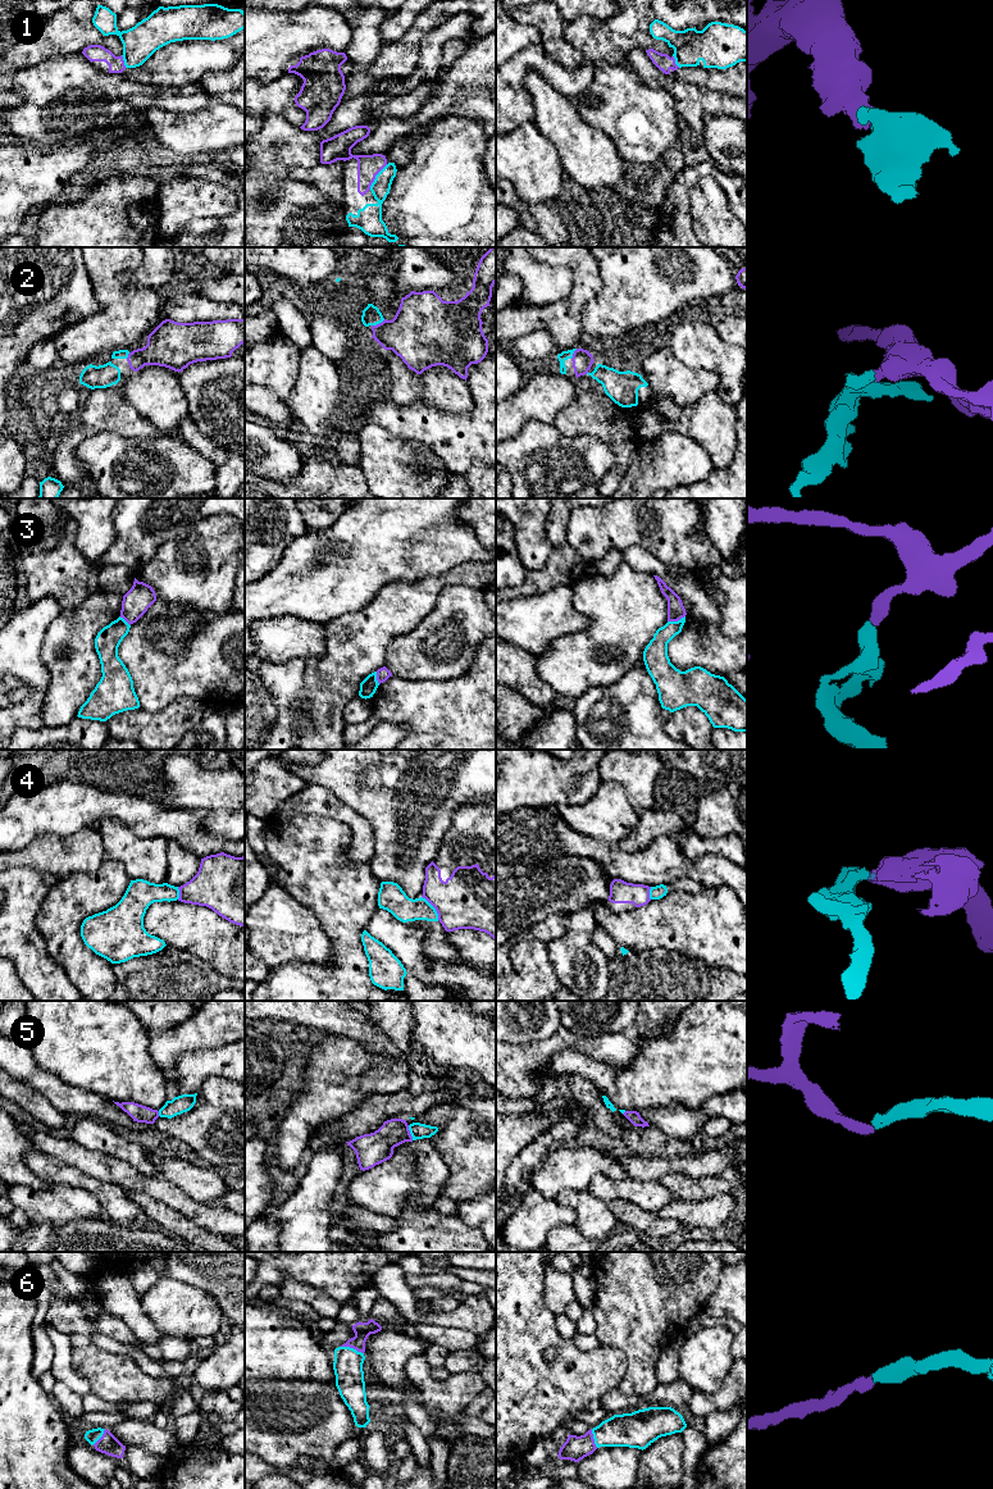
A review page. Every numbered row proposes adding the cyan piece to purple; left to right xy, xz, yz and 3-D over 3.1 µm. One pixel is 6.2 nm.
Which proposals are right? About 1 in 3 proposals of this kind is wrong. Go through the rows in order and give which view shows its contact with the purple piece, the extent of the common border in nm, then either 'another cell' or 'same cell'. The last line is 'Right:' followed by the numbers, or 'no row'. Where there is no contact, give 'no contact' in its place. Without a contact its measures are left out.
1: meets purple in xz; contact 200 nm long; same cell
2: meets purple in xz; contact 100 nm long; same cell
3: meets purple in yz; contact 120 nm long; another cell
4: meets purple in xz; contact 190 nm long; another cell
5: meets purple in xz; contact 100 nm long; same cell
6: meets purple in xz; contact 150 nm long; same cell
Right: 1, 2, 5, 6

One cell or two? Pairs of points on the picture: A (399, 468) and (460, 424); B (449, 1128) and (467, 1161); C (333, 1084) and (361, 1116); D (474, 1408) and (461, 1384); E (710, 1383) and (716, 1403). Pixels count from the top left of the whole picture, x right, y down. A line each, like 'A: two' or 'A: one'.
A: two
B: one
C: two
D: two
E: two

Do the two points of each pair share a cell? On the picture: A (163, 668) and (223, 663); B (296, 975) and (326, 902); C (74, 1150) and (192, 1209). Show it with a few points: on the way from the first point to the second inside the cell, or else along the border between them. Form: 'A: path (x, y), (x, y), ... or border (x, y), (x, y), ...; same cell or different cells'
A: path (178, 668), (208, 668); same cell
B: path (324, 975), (335, 975), (342, 968), (342, 930); same cell
C: path (104, 1168), (119, 1171), (135, 1182), (163, 1191); same cell

